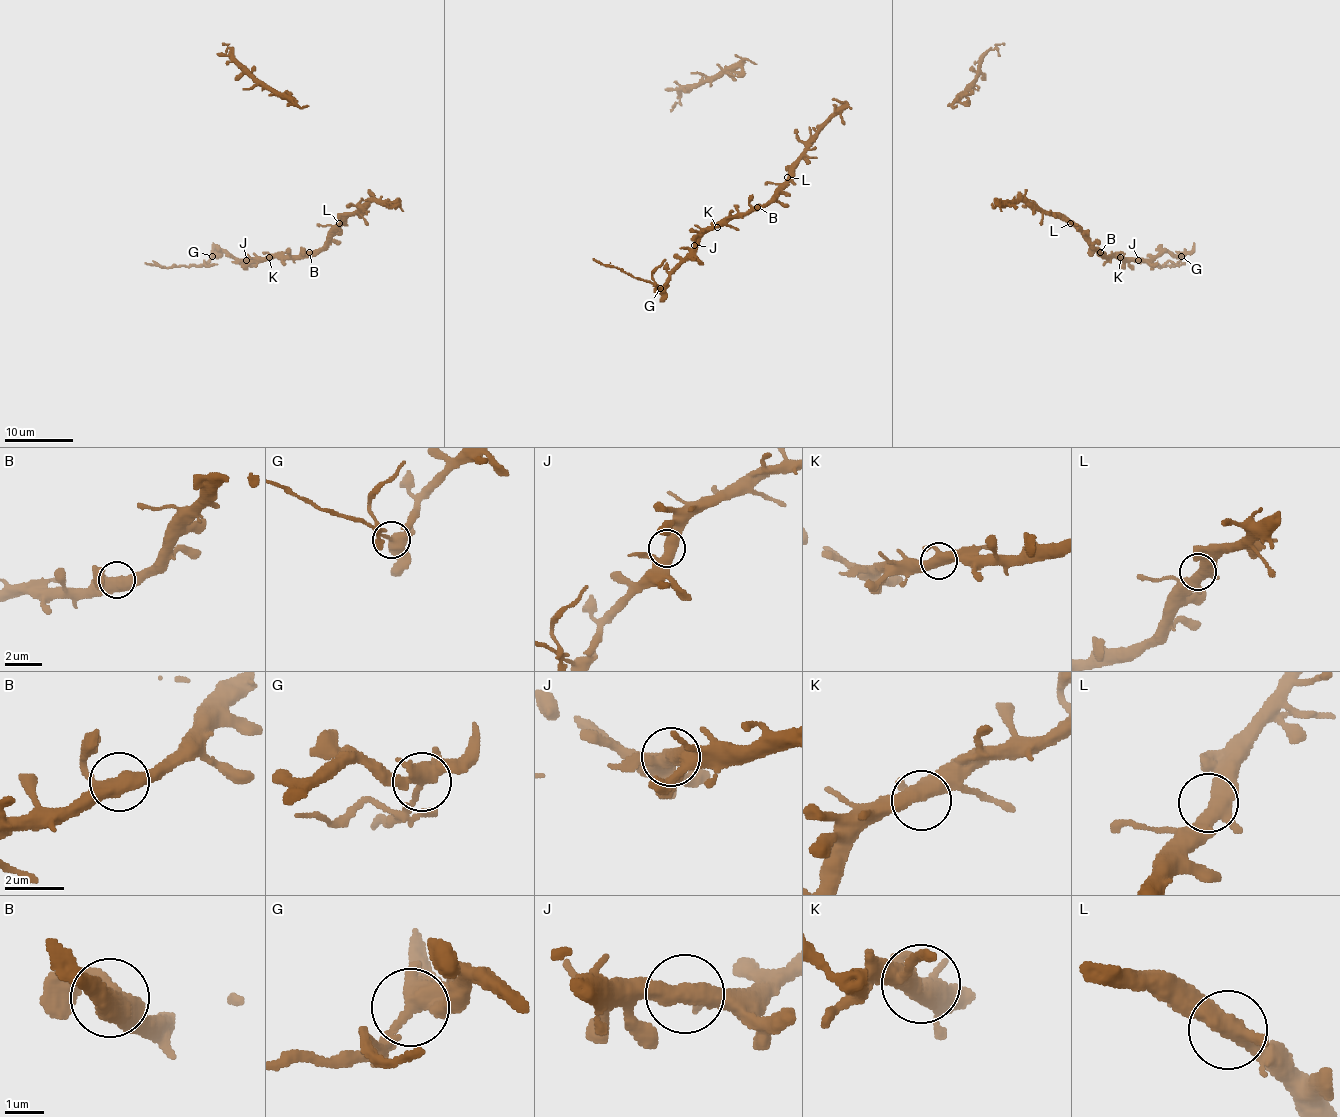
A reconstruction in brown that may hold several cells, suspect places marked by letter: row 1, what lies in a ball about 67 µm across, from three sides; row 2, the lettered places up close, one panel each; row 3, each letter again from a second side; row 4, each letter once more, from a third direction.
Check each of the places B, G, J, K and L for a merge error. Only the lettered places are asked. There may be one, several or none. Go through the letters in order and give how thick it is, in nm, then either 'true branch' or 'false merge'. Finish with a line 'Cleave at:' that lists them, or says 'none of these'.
B: calibre 460 nm; true branch
G: calibre 400 nm; false merge
J: calibre 420 nm; true branch
K: calibre 400 nm; true branch
L: calibre 440 nm; true branch
Cleave at: G

